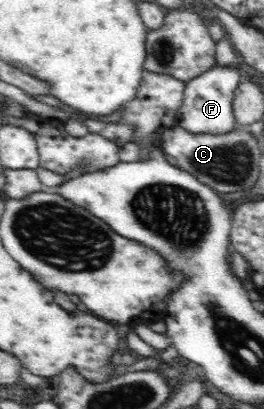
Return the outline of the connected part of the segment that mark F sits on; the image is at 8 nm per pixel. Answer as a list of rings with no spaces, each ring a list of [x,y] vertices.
[[[216,65],[211,70],[201,73],[186,83],[183,106],[177,116],[182,128],[192,134],[225,134],[238,126],[235,121],[233,99],[235,90],[241,84],[241,70],[233,66]]]

